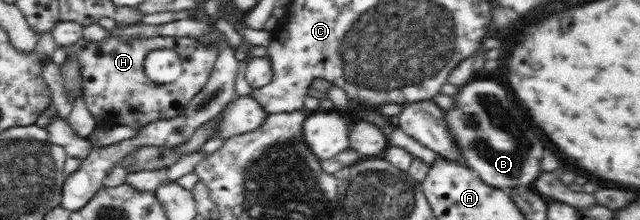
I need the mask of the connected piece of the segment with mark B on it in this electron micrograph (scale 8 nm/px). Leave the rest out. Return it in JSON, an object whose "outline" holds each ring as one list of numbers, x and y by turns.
{"outline":[[473,79,460,87,459,93,454,96,454,108,444,110,444,113,450,135,454,137,458,153,462,155,463,164,476,171,488,186,503,190,532,187,534,180,540,176,540,172,543,172,540,162,544,154,544,142,530,128,524,114,520,112,520,106,516,112,516,104,508,98,508,92,491,79]]}

